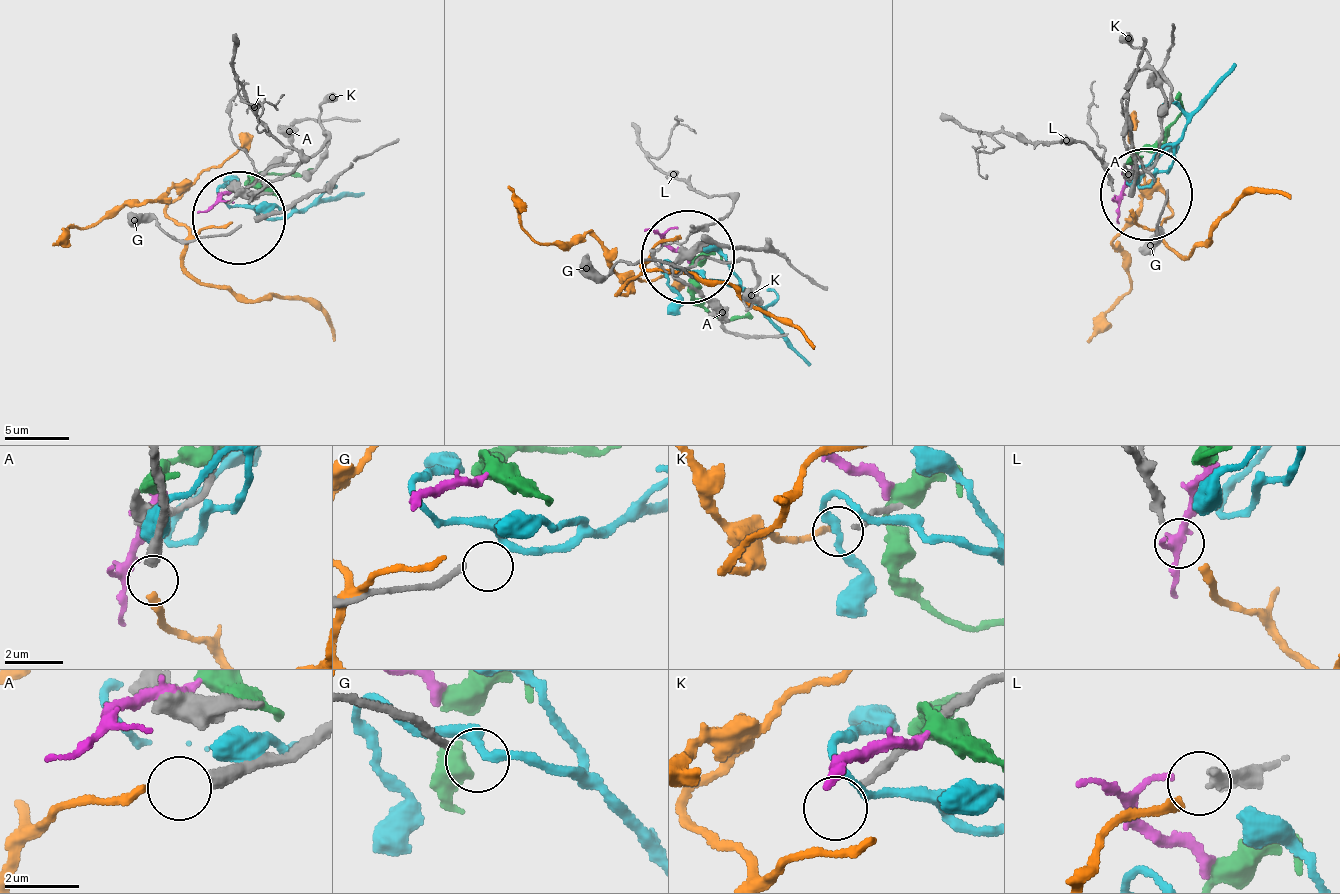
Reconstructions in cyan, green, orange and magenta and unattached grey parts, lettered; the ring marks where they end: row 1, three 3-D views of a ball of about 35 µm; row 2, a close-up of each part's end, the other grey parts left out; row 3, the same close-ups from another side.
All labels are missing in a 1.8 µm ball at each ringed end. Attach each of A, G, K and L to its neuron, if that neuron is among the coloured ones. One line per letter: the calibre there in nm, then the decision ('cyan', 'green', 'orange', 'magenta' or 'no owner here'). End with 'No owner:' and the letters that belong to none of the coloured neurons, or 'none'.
A: 440 nm | orange
G: 170 nm | cyan
K: 200 nm | no owner here
L: 280 nm | no owner here
No owner: K, L

